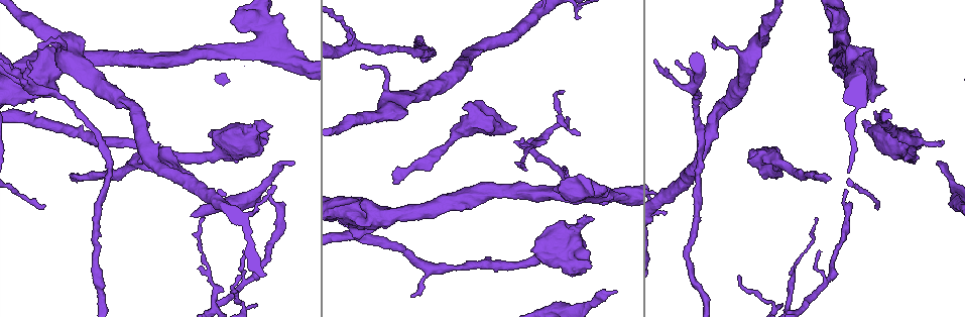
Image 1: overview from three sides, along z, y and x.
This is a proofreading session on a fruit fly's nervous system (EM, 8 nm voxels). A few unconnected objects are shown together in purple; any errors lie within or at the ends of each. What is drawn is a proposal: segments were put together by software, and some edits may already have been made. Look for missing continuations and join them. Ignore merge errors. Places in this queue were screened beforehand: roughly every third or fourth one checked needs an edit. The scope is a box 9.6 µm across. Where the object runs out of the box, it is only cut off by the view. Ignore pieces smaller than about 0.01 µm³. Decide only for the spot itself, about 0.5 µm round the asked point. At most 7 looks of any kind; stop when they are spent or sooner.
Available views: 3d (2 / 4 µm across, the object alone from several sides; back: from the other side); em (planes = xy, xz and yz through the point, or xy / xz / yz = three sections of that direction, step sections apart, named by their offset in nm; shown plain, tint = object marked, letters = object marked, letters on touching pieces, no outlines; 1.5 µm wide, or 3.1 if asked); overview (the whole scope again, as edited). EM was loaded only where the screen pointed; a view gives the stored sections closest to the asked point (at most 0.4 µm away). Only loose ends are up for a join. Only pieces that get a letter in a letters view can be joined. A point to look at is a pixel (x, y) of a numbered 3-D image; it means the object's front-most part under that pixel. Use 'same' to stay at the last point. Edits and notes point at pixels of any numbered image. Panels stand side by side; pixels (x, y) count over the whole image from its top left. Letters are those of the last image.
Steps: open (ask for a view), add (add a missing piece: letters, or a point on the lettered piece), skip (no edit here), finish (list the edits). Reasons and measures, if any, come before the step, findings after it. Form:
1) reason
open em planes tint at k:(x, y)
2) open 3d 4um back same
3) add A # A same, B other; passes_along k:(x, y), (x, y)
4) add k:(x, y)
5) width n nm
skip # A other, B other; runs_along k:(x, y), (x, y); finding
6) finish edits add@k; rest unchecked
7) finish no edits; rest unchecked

branch stops here
open 3d 4um at 1:(201, 221)

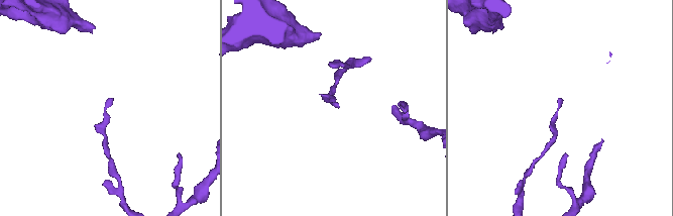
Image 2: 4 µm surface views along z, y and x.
open em xy step 4 letters at 2:(563, 100)

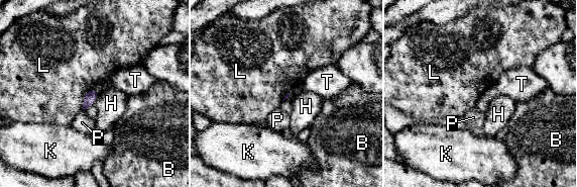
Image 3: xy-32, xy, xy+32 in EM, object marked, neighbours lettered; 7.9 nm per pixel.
open em planes letters same

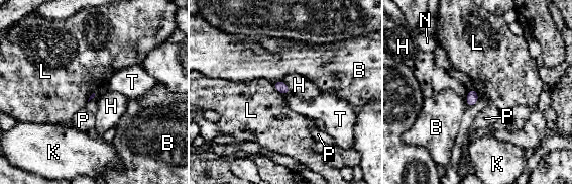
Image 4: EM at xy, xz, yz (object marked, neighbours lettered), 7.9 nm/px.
skip # B other, H other, K other, L other, N other, P other, T other; border 4:(272, 82), (275, 89), (284, 95); no lettered piece goes on from it

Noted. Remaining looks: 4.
branch stops here
open em yz step 8 letters at 1:(271, 126)

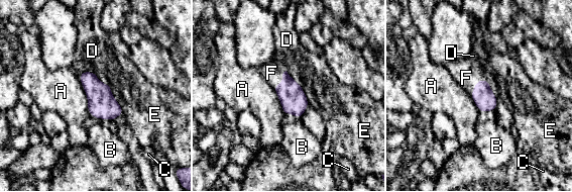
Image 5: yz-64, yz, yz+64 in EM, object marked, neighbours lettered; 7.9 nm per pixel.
another direction
open em planes letters same

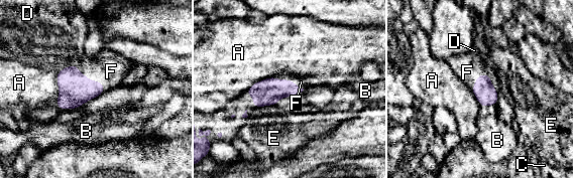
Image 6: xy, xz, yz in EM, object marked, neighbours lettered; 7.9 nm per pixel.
longest_contact F 320 nm
add 6:(111, 71) # A other, B other, C other, D other, E other, F same; passes_along 6:(74, 93), (90, 80), (111, 71); it goes on there

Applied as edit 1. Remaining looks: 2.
finish edits add@6; rest unchecked

